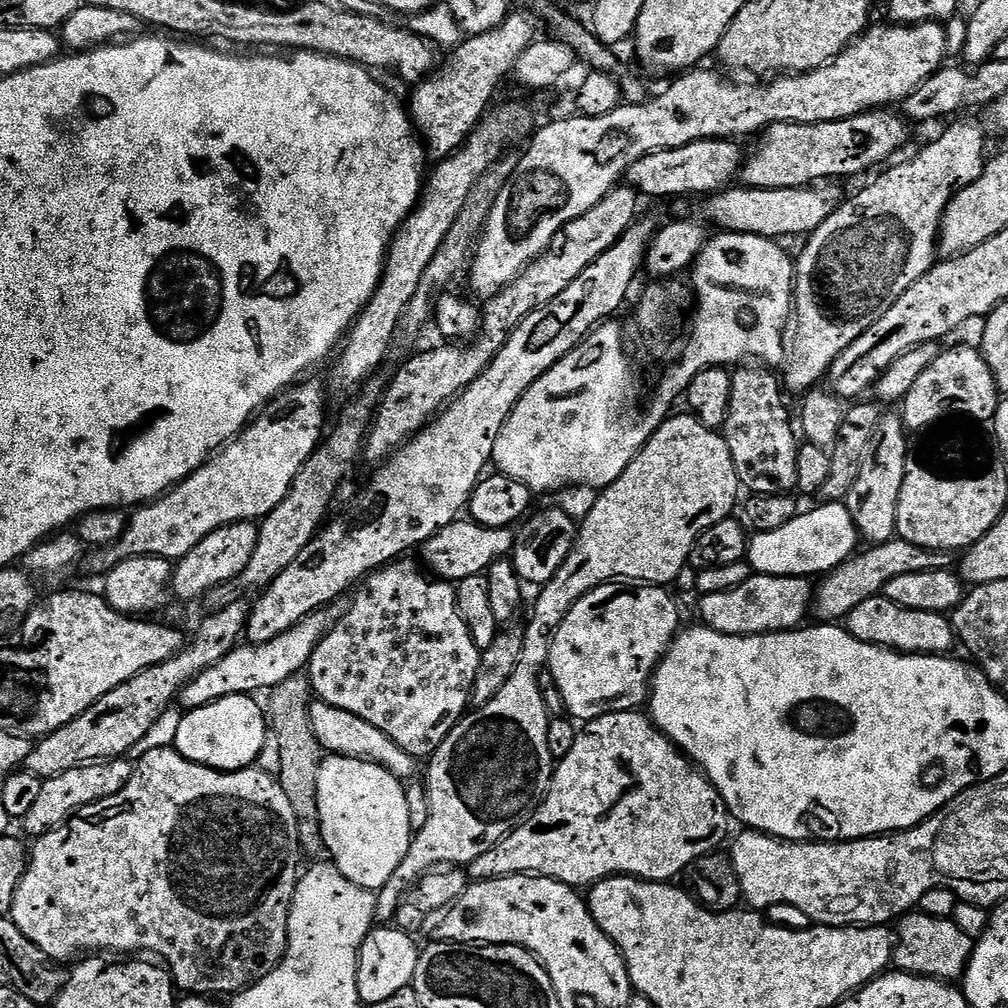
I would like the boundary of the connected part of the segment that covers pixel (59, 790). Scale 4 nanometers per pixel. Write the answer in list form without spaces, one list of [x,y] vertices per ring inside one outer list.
[[[128,758],[97,760],[94,764],[83,764],[80,768],[66,770],[66,774],[58,774],[54,778],[45,780],[42,791],[39,792],[30,811],[22,817],[25,832],[23,835],[29,836],[28,838],[45,836],[47,832],[52,832],[61,824],[65,824],[80,809],[118,794],[118,790],[122,790],[122,786],[130,782],[133,767],[133,761]]]

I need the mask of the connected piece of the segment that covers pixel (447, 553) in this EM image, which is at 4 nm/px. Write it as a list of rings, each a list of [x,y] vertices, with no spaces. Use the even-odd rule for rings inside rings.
[[[461,518],[438,530],[422,545],[425,560],[423,563],[433,577],[459,582],[471,576],[487,573],[495,560],[505,559],[511,553],[515,542],[516,532],[512,528],[483,528],[471,519]]]

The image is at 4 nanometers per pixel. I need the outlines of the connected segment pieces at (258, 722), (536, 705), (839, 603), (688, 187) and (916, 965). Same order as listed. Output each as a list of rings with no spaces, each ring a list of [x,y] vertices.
[[[227,696],[201,708],[185,711],[178,726],[178,738],[174,745],[176,751],[190,762],[207,768],[217,768],[220,772],[239,772],[241,768],[253,767],[260,759],[264,739],[270,734],[270,724],[266,719],[265,709],[261,705],[259,708],[254,701],[252,696]]]
[[[691,414],[669,415],[664,423],[622,470],[620,477],[599,493],[592,509],[581,519],[576,533],[576,545],[570,550],[566,562],[558,566],[558,574],[539,589],[528,624],[523,625],[524,641],[518,666],[510,674],[510,682],[486,706],[469,711],[452,726],[450,734],[427,761],[426,787],[429,800],[429,817],[426,826],[414,832],[412,845],[402,858],[398,870],[375,893],[376,920],[392,922],[404,896],[419,880],[441,866],[467,866],[486,854],[503,836],[507,836],[521,820],[535,809],[543,797],[554,771],[550,746],[546,746],[546,730],[550,715],[539,692],[539,674],[546,668],[552,649],[552,635],[570,614],[570,610],[586,594],[609,582],[643,582],[653,586],[671,585],[671,580],[688,564],[688,555],[694,542],[710,526],[729,519],[737,511],[742,485],[730,458],[730,446],[717,429],[708,428]]]
[[[899,538],[887,540],[884,544],[877,544],[857,551],[846,562],[827,573],[814,588],[814,616],[820,622],[840,622],[854,610],[854,606],[866,602],[866,598],[881,595],[886,582],[901,577],[902,574],[922,574],[926,570],[935,568],[951,569],[954,556],[951,552],[932,552],[922,546],[914,546],[914,542],[906,542]]]
[[[735,139],[699,140],[681,148],[665,152],[651,152],[644,156],[626,173],[626,180],[641,197],[644,196],[700,196],[724,191],[737,179],[746,159],[746,152],[739,148]]]
[[[913,910],[894,924],[892,958],[895,967],[912,976],[931,976],[945,982],[959,981],[968,969],[973,947],[973,937],[963,932],[952,918],[930,918],[925,912]]]

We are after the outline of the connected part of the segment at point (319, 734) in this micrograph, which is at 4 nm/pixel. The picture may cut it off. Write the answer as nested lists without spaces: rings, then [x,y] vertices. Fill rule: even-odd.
[[[321,700],[309,704],[308,709],[310,710],[310,722],[314,726],[314,734],[325,753],[368,760],[372,764],[390,770],[390,774],[394,774],[401,782],[411,781],[415,777],[412,775],[416,772],[417,757],[402,750],[402,746],[398,746],[394,738],[382,734],[378,726],[370,726],[366,718],[358,718],[358,714],[350,714],[350,710],[338,710],[338,706],[330,706]]]

